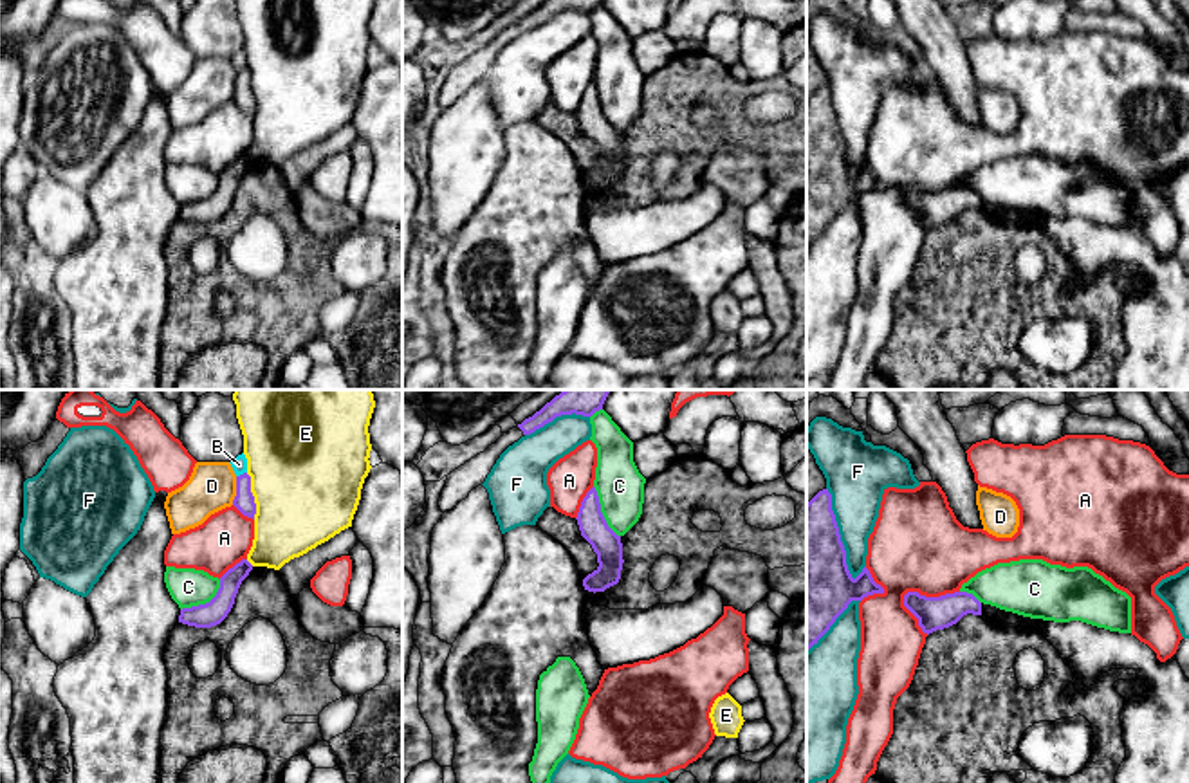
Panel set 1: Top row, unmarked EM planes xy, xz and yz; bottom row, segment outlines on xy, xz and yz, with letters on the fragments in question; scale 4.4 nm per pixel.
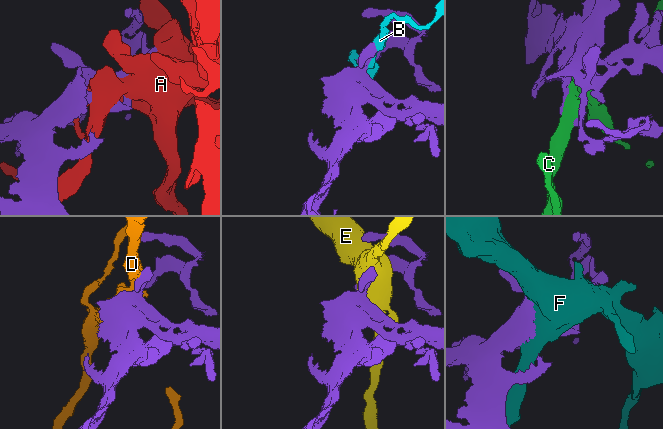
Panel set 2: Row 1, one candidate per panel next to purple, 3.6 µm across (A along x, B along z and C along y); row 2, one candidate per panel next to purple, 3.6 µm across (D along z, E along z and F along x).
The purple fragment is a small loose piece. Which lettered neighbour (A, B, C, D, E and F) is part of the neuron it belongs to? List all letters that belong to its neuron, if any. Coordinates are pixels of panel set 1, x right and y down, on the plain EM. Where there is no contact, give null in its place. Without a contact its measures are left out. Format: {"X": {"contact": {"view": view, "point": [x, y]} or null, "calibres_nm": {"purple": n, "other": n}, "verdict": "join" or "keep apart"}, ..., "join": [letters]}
{"A": {"contact": {"view": "yz", "point": [924, 192]}, "calibres_nm": {"purple": 150, "other": 420}, "verdict": "keep apart"}, "B": {"contact": {"view": "xy", "point": [240, 71]}, "calibres_nm": {"purple": 90, "other": 70}, "verdict": "keep apart"}, "C": {"contact": {"view": "xz", "point": [599, 107]}, "calibres_nm": {"purple": 120, "other": 220}, "verdict": "keep apart"}, "D": {"contact": {"view": "xy", "point": [237, 87]}, "calibres_nm": {"purple": 90, "other": 220}, "verdict": "keep apart"}, "E": {"contact": {"view": "xy", "point": [253, 92]}, "calibres_nm": {"purple": 90, "other": 500}, "verdict": "keep apart"}, "F": {"contact": {"view": "yz", "point": [839, 130]}, "calibres_nm": {"purple": 380, "other": 260}, "verdict": "keep apart"}, "join": []}

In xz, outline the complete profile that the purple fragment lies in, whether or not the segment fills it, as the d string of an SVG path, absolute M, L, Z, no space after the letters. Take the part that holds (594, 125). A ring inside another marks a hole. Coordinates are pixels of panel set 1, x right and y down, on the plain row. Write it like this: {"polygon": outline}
{"polygon": "M595 83L583 94L576 115L581 132L597 150L599 162L583 175L568 146L538 121L521 121L505 128L505 159L500 171L484 200L453 238L442 269L442 285L446 290L446 310L456 334L453 366L464 390L539 390L529 372L529 359L538 339L536 285L539 271L558 253L570 253L579 263L592 292L604 269L585 226L585 193L588 188L604 188L619 179L624 159L622 139L621 132L608 123L601 108Z"}

